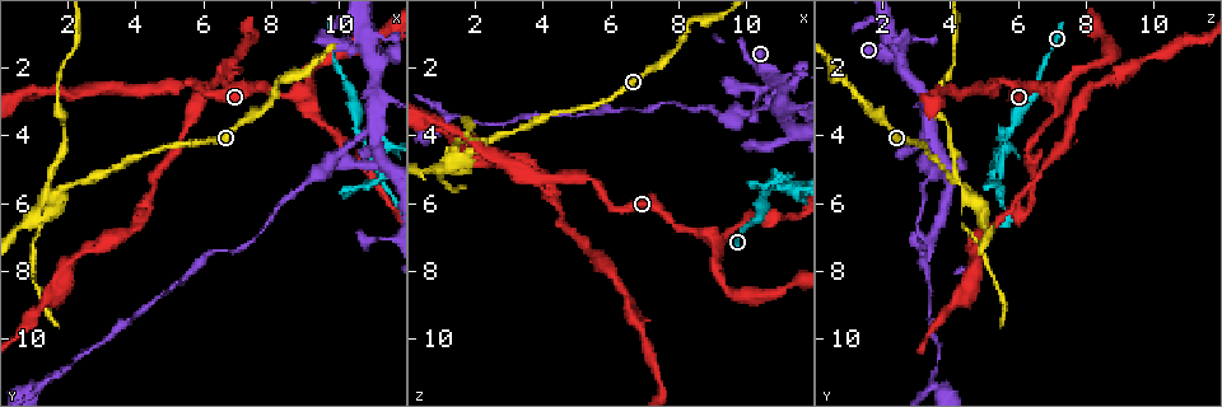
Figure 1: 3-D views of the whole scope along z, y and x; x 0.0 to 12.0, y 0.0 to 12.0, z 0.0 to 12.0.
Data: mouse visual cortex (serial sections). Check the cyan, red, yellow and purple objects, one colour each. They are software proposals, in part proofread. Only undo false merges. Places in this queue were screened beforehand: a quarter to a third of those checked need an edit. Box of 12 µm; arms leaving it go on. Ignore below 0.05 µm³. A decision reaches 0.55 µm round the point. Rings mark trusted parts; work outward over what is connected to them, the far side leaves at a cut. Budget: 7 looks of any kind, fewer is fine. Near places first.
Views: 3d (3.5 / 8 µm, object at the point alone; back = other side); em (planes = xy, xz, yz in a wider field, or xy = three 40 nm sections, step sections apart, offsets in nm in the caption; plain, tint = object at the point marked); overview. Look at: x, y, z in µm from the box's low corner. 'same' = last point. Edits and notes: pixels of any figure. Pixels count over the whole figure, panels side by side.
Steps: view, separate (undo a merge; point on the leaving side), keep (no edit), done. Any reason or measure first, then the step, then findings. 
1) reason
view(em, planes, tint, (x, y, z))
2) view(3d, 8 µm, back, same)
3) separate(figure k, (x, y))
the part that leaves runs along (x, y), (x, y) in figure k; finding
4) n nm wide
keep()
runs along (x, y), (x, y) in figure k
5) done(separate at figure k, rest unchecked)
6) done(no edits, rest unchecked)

abrupt turn
view(3d, 3.5 µm, (10.5, 1.3, 2.7))

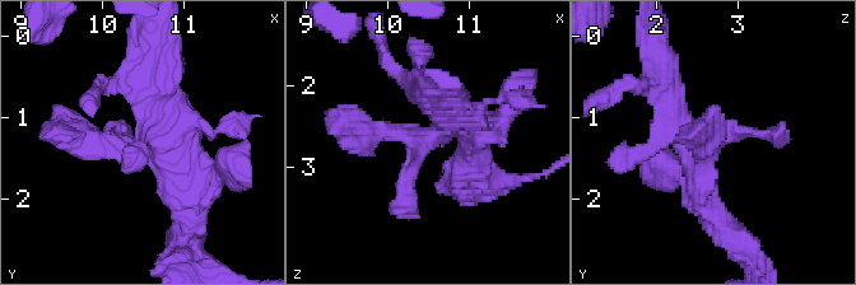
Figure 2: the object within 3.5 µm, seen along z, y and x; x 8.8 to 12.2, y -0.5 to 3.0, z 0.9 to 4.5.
view(em, planes, tint, (10.35, 1.35, 2.70))

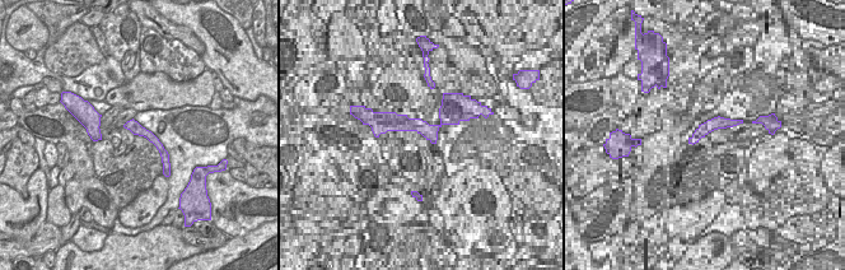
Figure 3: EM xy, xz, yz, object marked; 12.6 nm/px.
another direction
view(em, xy, step 5, tint, same)

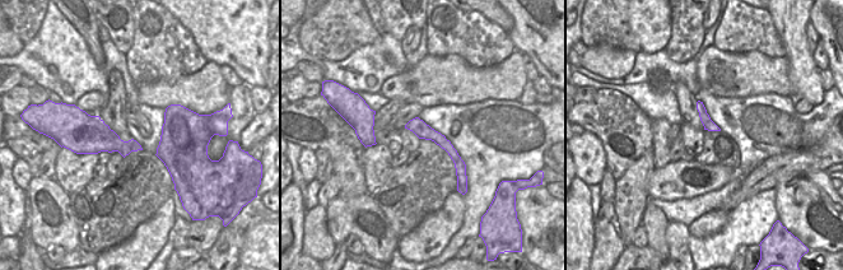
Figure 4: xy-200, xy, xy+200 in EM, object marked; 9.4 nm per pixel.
150 nm wide
keep()
runs along (427, 97), (450, 120), (419, 143), (340, 120) in figure 2; continuous, no second cell

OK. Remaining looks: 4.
calibre changes
view(3d, 3.5 µm, (11.0, 3.7, 3.3))

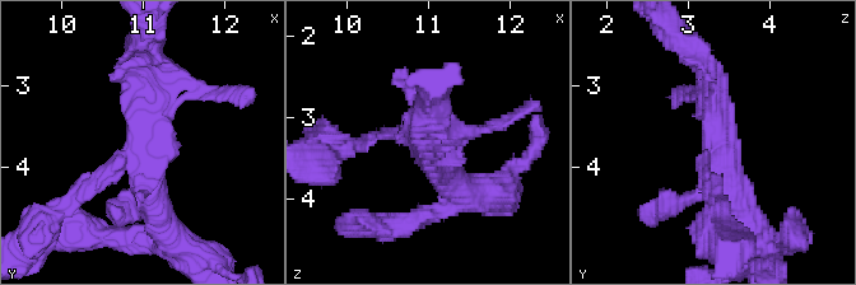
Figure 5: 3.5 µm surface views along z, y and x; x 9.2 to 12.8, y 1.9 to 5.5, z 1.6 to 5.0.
shape alone is not enough
view(em, xy, step 1, tint, (10.95, 3.75, 3.35))

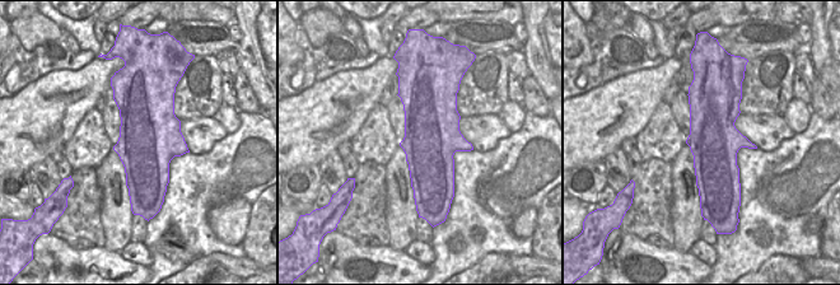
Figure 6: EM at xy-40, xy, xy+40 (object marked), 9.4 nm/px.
separate(figure 5, (368, 141))
the part that leaves runs along (124, 159), (77, 191), (35, 238) in figure 5; two cells meet here

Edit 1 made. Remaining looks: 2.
done(separate at figure 5, rest unchecked)

